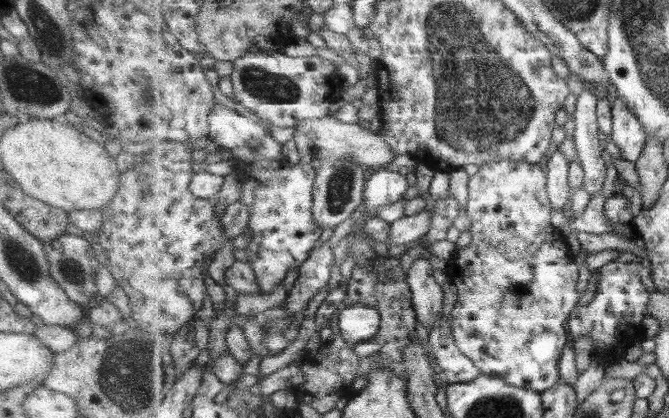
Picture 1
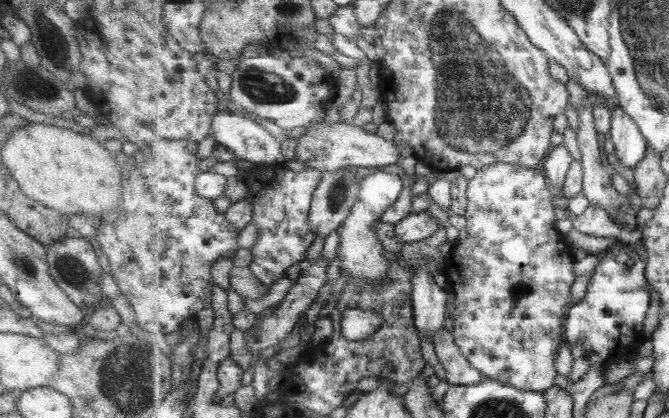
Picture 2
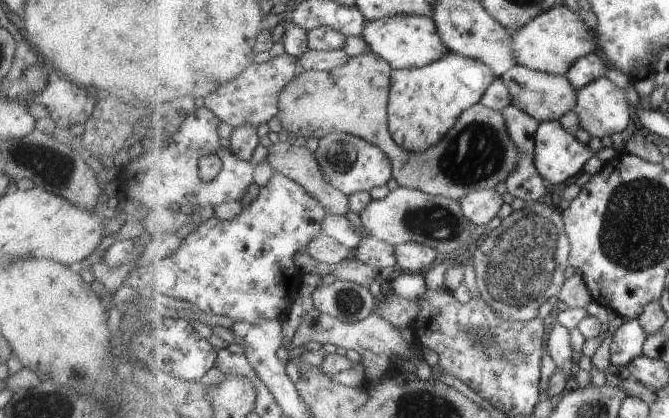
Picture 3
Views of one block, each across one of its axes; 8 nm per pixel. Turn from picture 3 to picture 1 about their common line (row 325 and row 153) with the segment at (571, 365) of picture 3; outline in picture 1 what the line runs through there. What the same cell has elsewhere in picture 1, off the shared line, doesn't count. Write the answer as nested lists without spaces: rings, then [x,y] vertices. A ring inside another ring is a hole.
[[[559,150],[555,151],[546,164],[550,202],[556,211],[562,210],[566,213],[573,192],[569,185],[570,164],[571,161]]]

